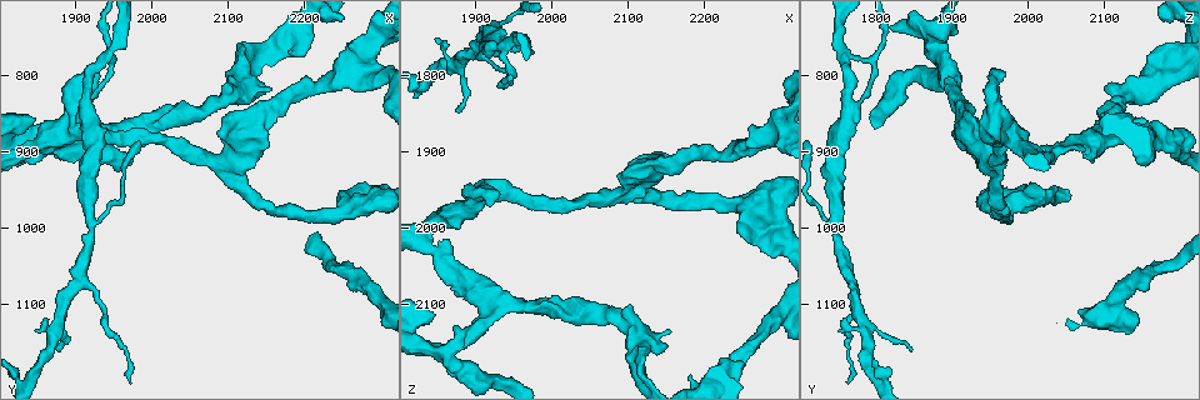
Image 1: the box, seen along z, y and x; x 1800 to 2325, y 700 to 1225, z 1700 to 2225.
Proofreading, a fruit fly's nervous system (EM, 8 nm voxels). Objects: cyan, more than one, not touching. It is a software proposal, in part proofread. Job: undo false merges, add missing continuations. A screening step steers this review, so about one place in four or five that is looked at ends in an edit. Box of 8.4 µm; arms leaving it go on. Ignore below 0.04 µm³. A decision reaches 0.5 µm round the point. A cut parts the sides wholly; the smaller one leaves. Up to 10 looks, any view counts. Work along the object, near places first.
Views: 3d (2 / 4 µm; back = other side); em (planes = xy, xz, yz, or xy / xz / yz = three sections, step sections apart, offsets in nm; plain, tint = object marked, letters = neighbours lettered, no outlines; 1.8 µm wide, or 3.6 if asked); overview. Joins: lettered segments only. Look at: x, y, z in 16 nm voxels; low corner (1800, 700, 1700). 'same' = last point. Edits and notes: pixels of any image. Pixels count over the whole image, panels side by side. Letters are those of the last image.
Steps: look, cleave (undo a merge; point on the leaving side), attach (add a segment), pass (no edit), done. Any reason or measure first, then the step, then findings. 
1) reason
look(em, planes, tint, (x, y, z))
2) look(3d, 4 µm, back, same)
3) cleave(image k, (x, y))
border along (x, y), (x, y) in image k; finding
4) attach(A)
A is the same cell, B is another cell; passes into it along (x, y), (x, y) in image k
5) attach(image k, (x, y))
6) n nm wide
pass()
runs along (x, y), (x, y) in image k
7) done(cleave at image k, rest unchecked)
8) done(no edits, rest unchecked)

sudden change in width
look(em, planes, letters, (1910, 845, 1760))

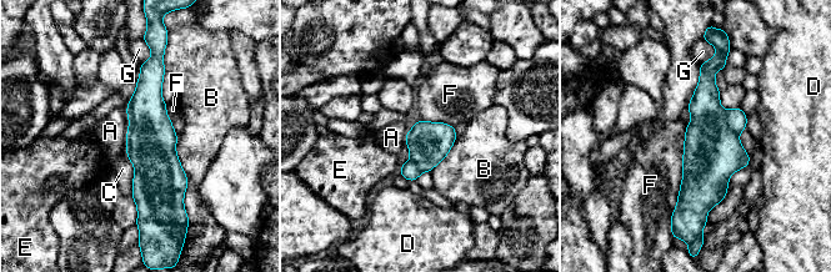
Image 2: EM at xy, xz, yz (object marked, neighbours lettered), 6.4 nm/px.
cleave(image 2, (736, 120))
A, B, C, D, E, F and G are other cells; border along (726, 111), (727, 127), (737, 137) in image 2; two neurons meet here

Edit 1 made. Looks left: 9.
thick turns thin
look(3d, 2 µm, (1840, 900, 2025))

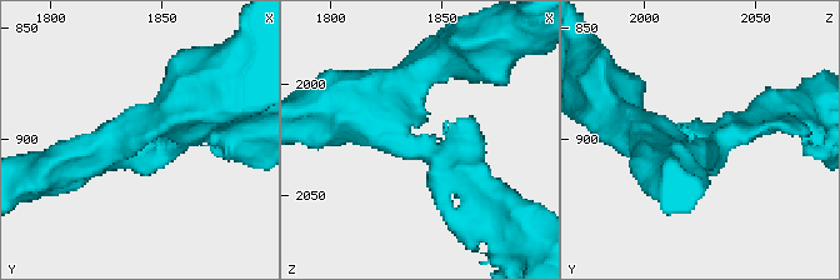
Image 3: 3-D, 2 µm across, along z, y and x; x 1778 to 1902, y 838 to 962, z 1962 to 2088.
shape alone is not enough
look(em, planes, letters, (1837, 902, 2026))

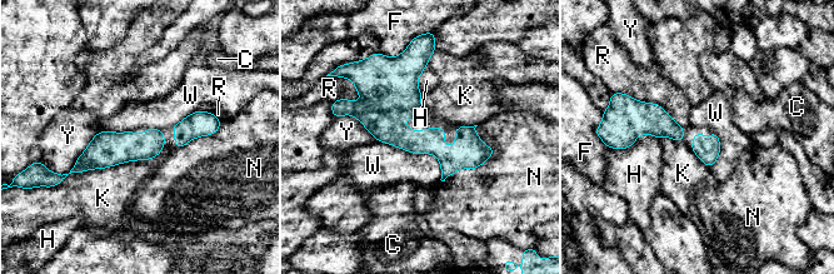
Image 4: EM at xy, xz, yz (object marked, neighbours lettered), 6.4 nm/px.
pass()
C, F, H, K, N, R, W and Y are other cells; border along (376, 139), (432, 153), (442, 178) in image 4; continuous, no second neuron

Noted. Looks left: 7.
free end
look(3d, 4 µm, (1925, 795, 1970))

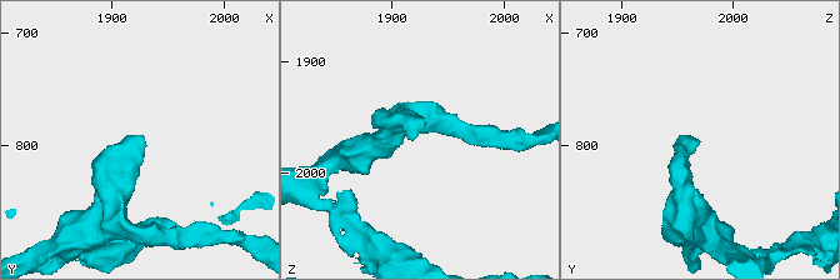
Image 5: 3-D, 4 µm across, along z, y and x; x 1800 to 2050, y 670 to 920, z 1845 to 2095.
look(em, planes, letters, (1922, 792, 1968))

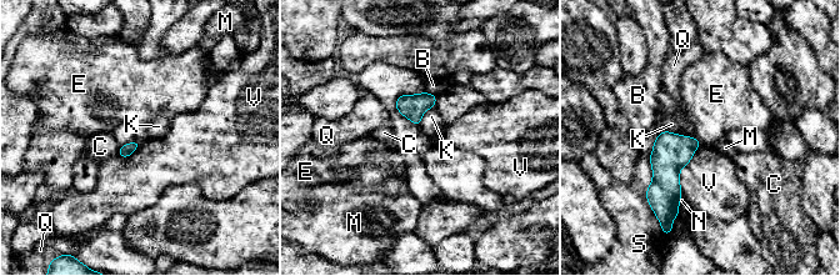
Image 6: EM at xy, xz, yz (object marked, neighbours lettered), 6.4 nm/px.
V touches over 360 nm
pass()
B, C, E, K, M, N, Q, S and V are other cells; none of them fits

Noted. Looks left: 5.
arms part here
look(em, yz, step 8, tint, (2110, 815, 2150))

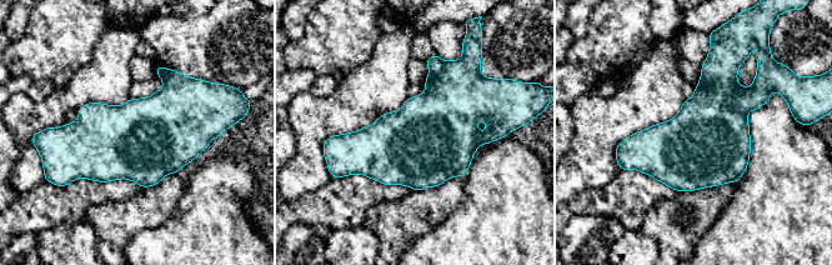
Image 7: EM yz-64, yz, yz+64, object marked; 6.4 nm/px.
cut it another way
look(em, planes, letters, same)

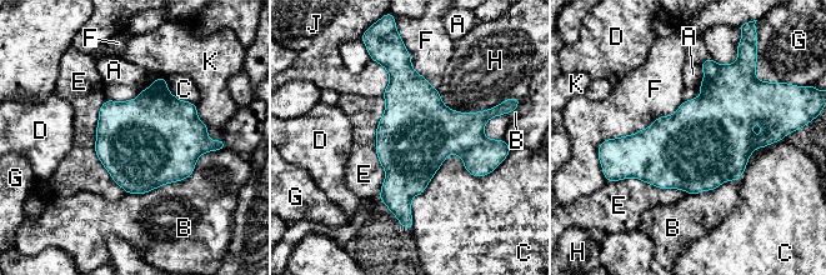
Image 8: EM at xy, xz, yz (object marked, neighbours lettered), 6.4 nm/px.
pass()
A, B, C, D, E, F, G, H, J and K are other cells; border along (684, 101), (649, 126), (604, 141) in image 8; all the same neuron

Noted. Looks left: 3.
done(cleave at image 2, rest unchecked)

